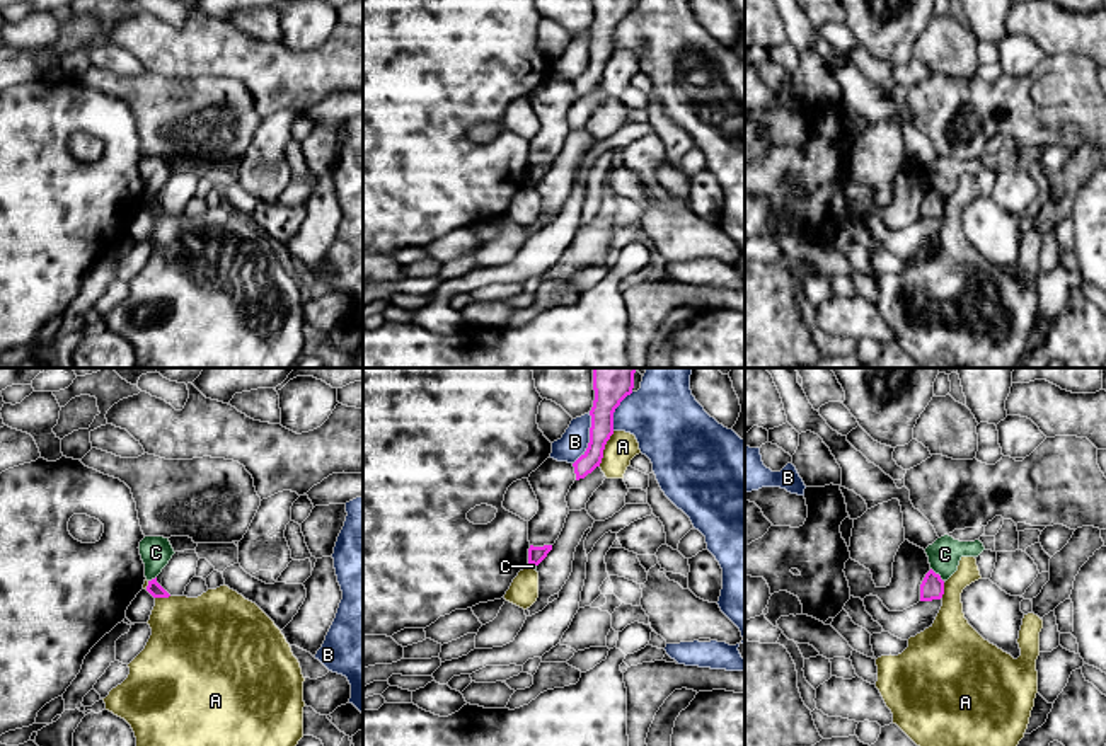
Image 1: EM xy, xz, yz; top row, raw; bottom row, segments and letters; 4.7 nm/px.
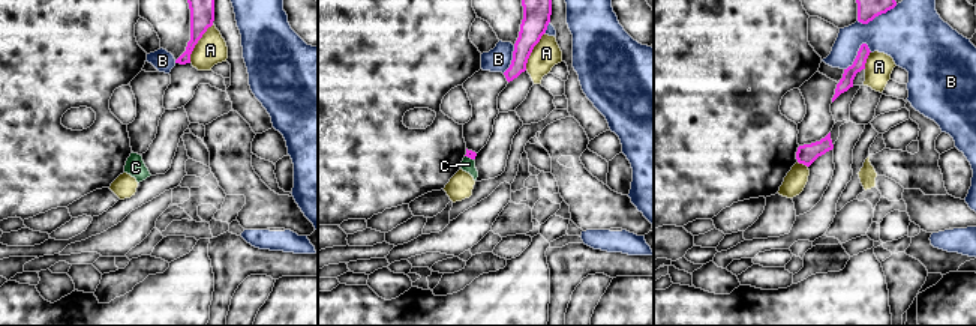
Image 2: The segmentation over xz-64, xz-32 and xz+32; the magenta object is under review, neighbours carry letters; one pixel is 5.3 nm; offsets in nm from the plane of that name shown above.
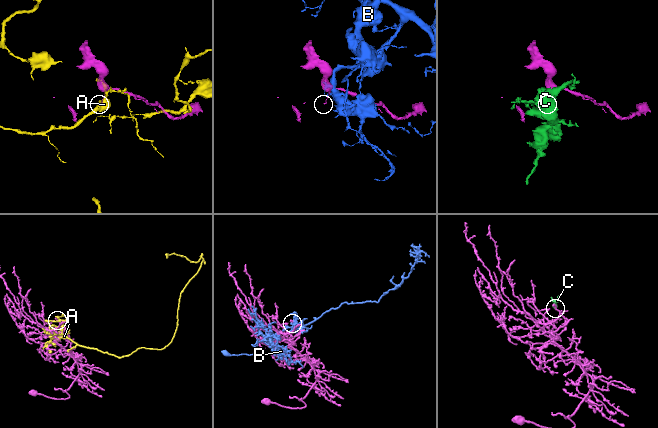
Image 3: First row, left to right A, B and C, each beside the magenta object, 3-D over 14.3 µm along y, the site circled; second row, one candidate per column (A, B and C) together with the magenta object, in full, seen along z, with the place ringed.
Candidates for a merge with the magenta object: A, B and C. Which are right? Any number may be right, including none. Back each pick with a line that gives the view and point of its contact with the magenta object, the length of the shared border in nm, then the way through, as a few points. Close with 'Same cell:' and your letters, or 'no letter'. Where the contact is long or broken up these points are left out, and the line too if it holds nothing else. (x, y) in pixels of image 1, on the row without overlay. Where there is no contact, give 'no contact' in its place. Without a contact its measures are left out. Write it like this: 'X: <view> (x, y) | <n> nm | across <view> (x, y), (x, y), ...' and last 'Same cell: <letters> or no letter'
Same cell: no letter

